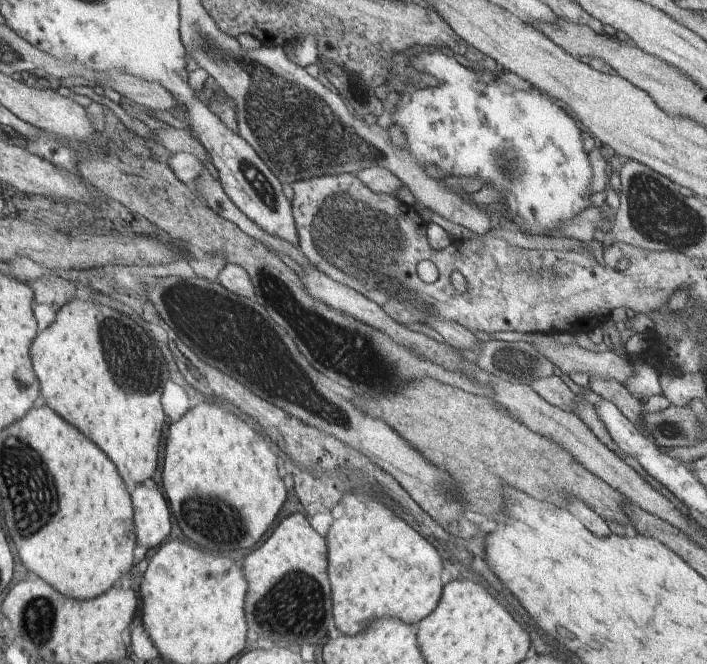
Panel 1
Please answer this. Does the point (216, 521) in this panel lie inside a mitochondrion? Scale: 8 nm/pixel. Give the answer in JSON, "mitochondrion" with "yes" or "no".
{"mitochondrion":"yes"}

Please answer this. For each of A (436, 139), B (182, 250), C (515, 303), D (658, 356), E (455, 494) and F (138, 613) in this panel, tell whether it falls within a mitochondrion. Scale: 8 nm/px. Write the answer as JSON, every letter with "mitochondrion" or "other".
{"A":"other","B":"other","C":"other","D":"other","E":"other","F":"other"}

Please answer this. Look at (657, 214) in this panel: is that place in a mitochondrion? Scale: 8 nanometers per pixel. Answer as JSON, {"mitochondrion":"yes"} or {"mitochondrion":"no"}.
{"mitochondrion":"yes"}

